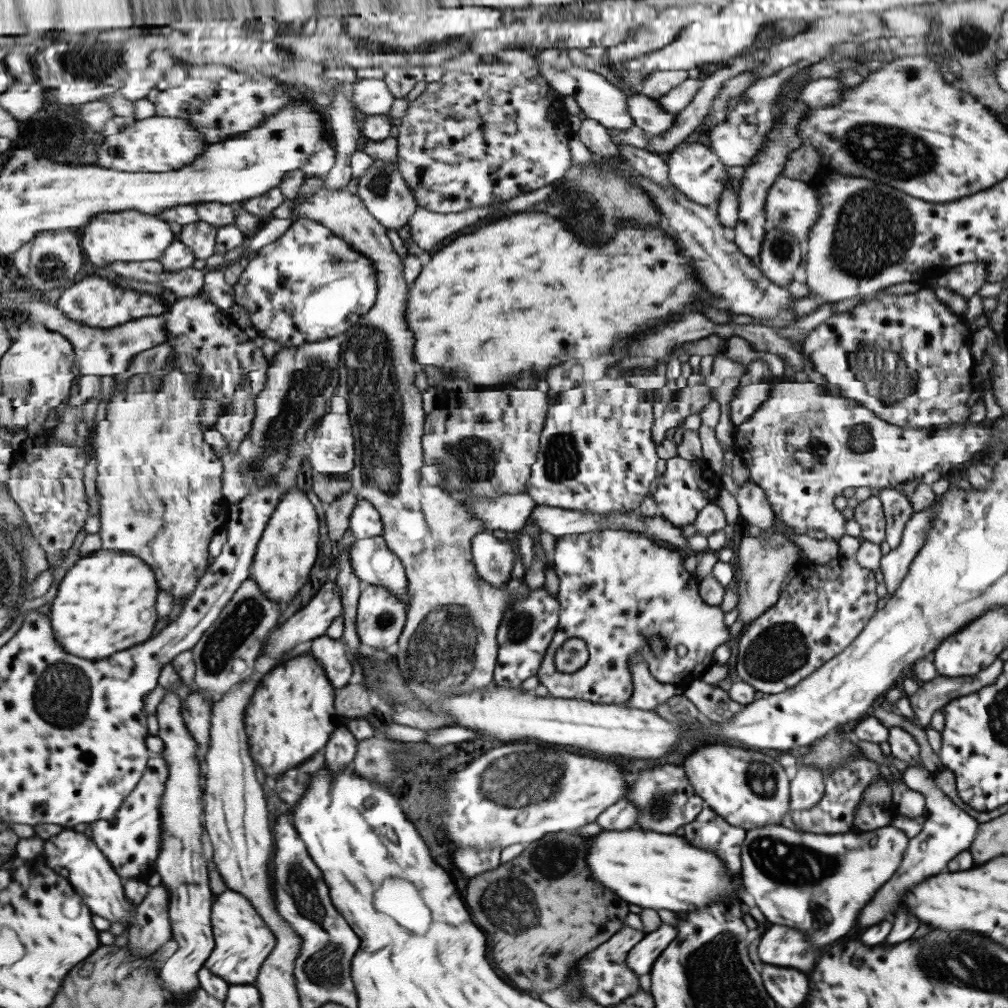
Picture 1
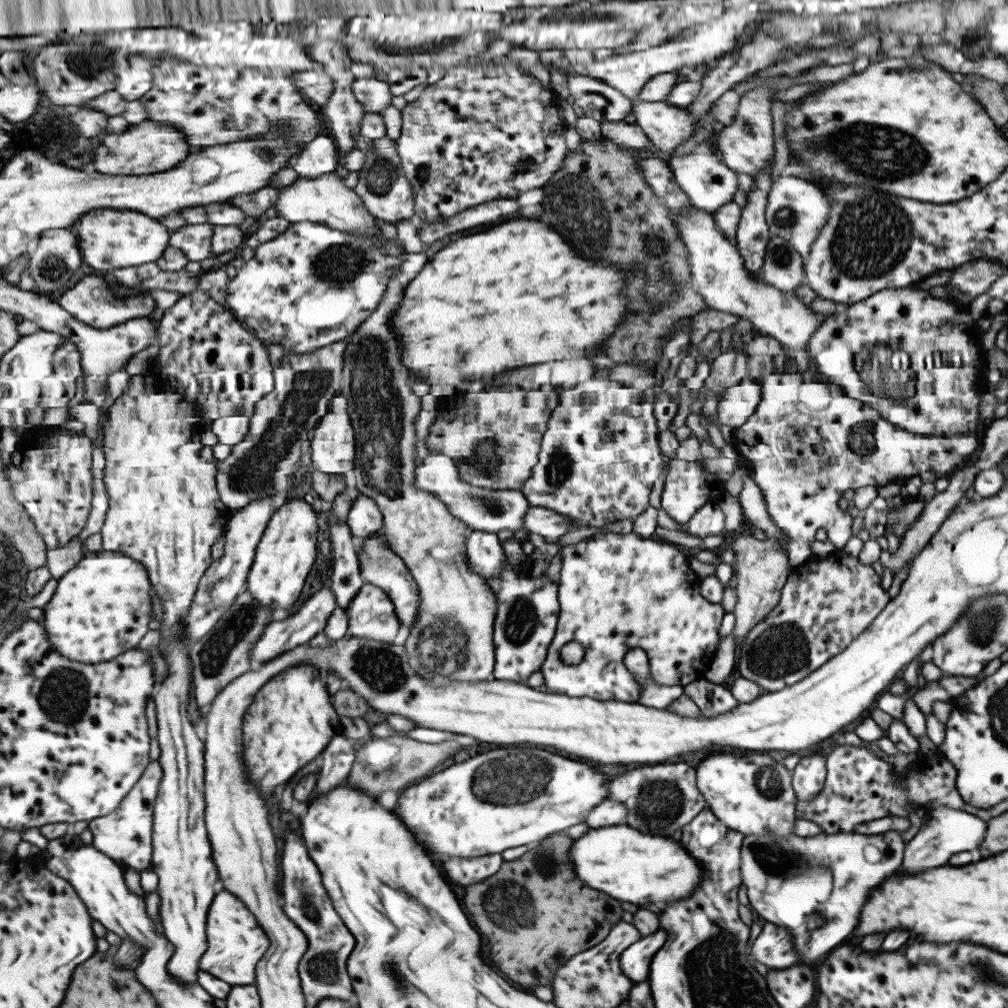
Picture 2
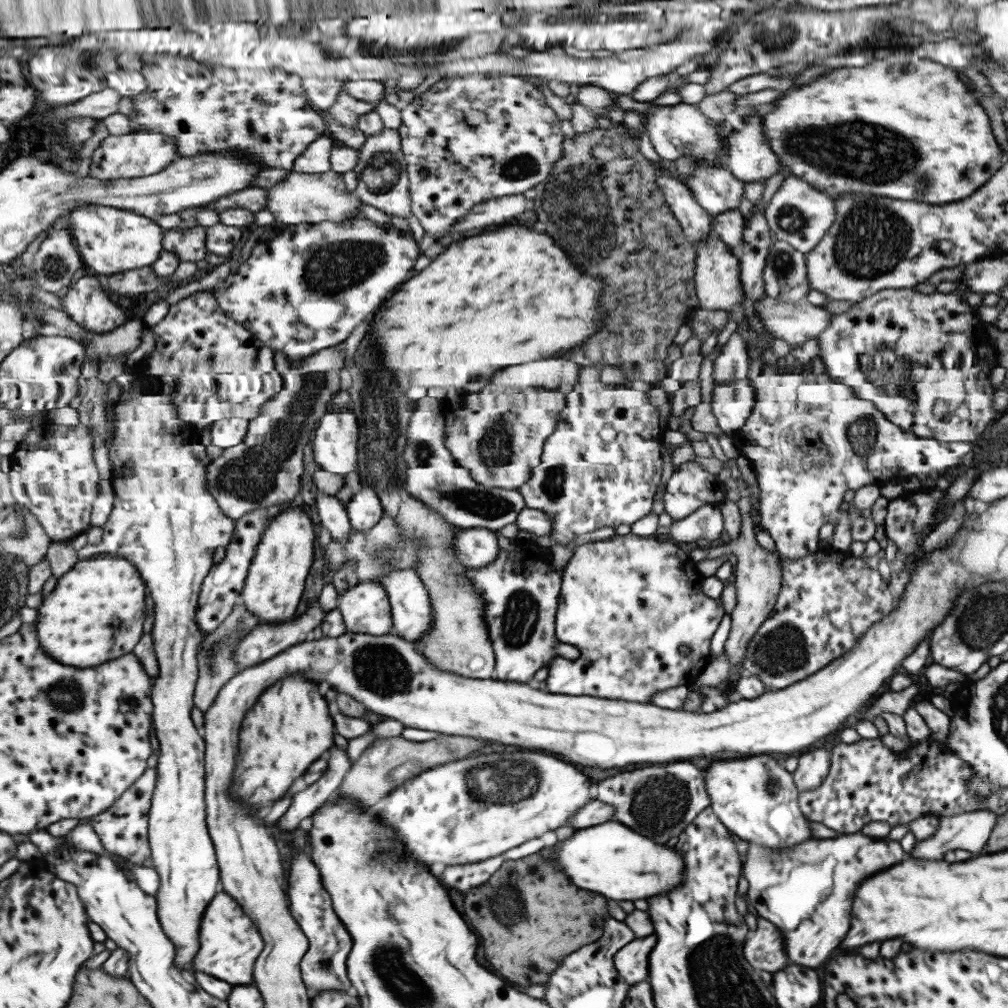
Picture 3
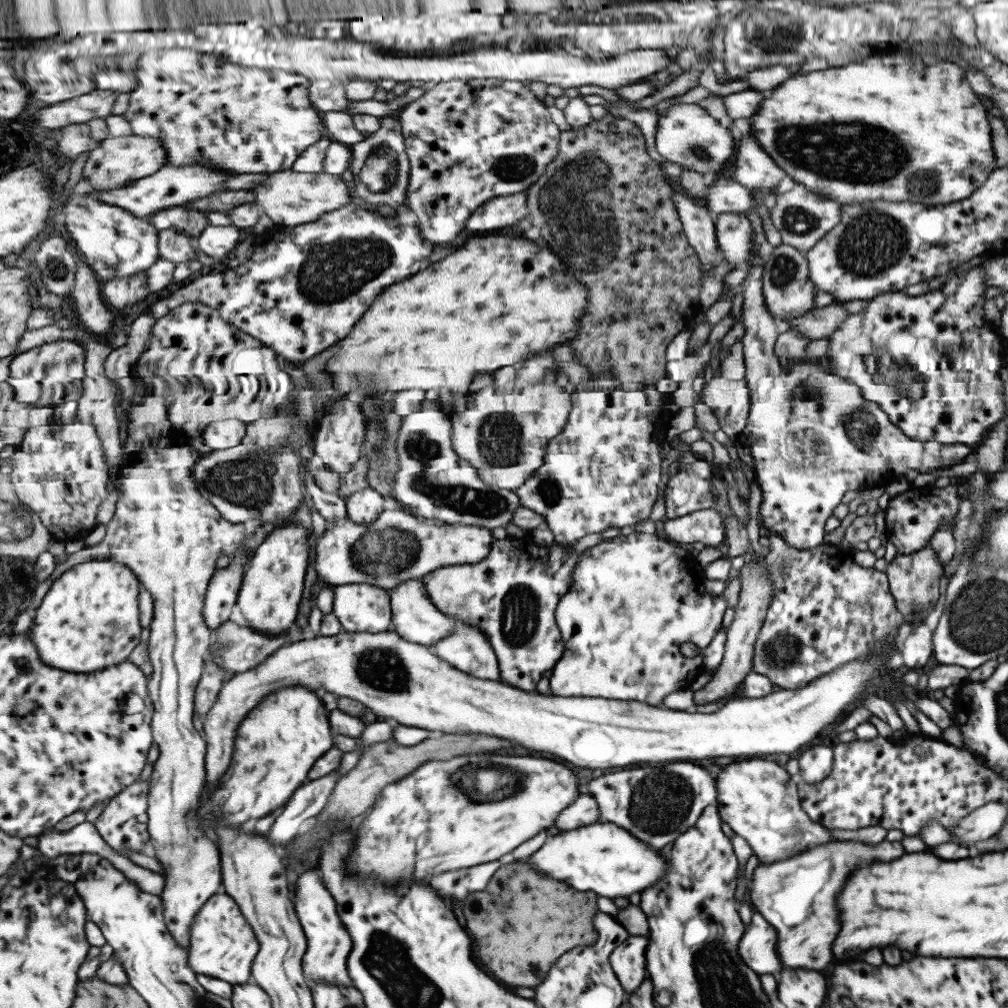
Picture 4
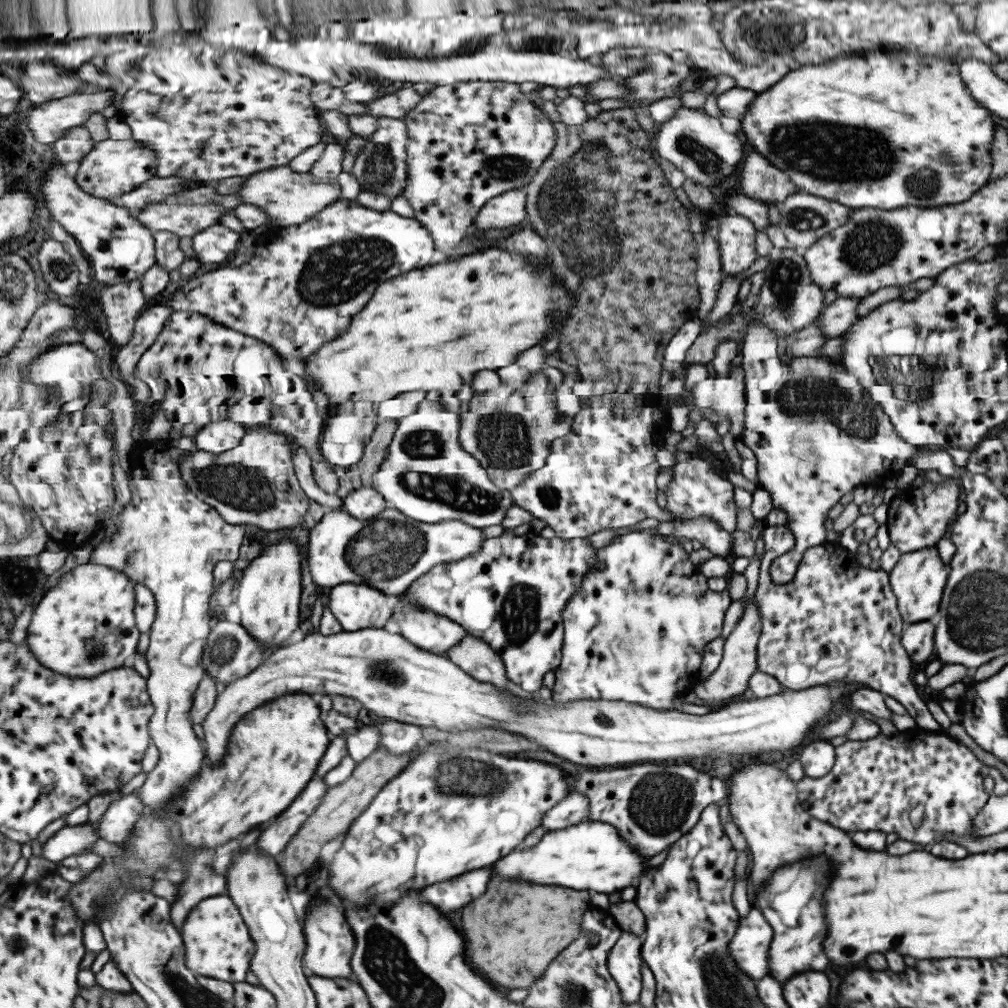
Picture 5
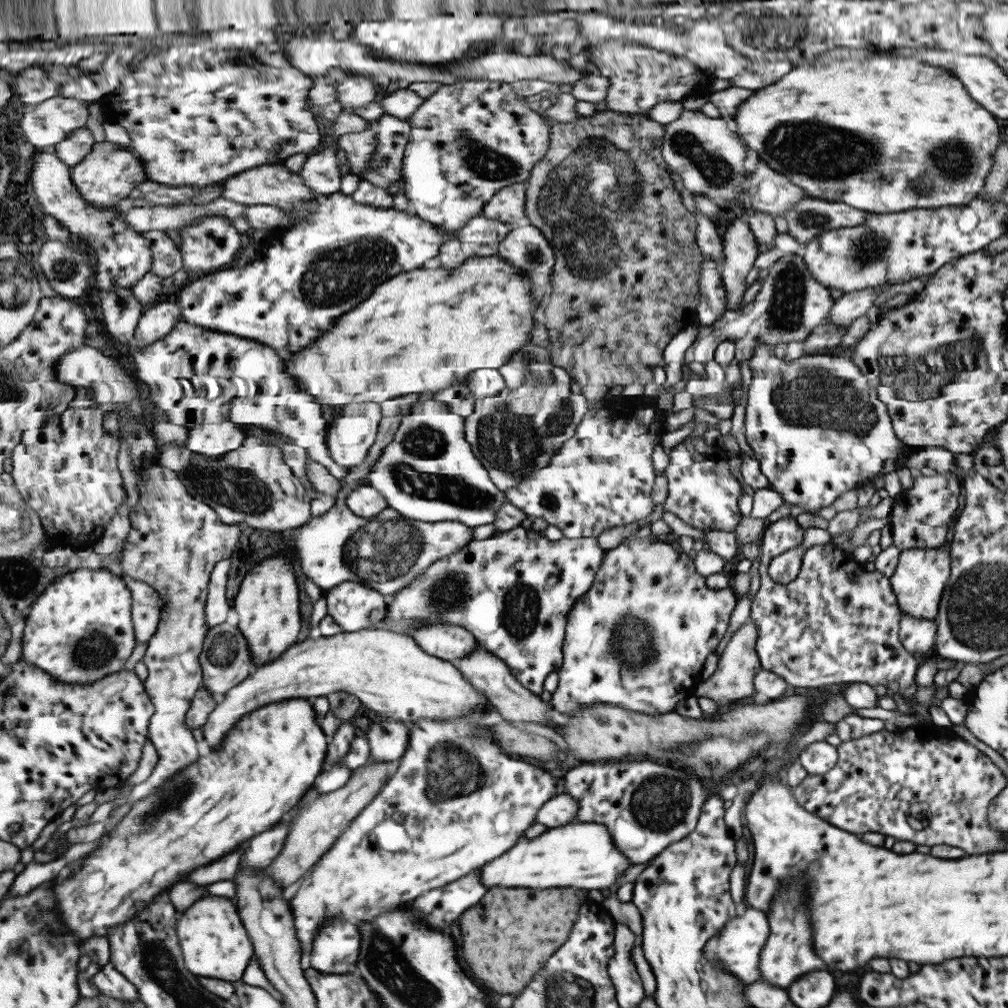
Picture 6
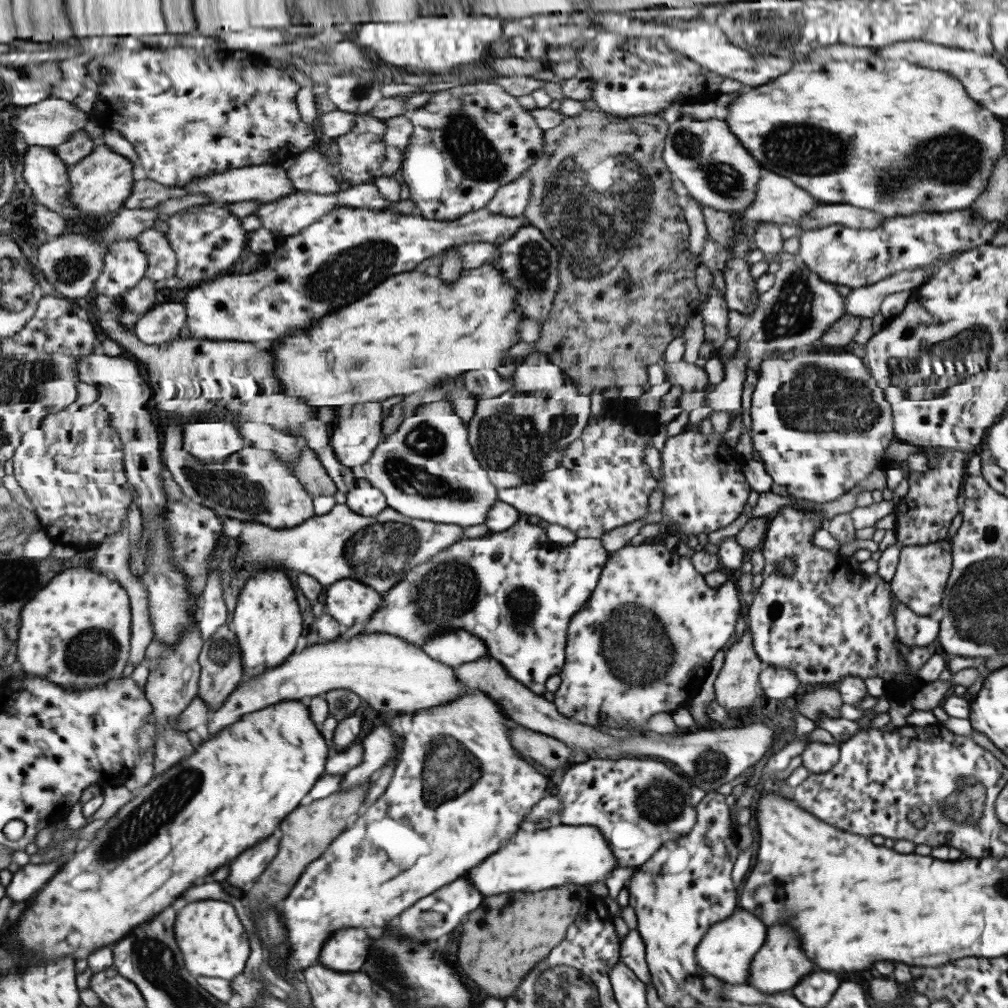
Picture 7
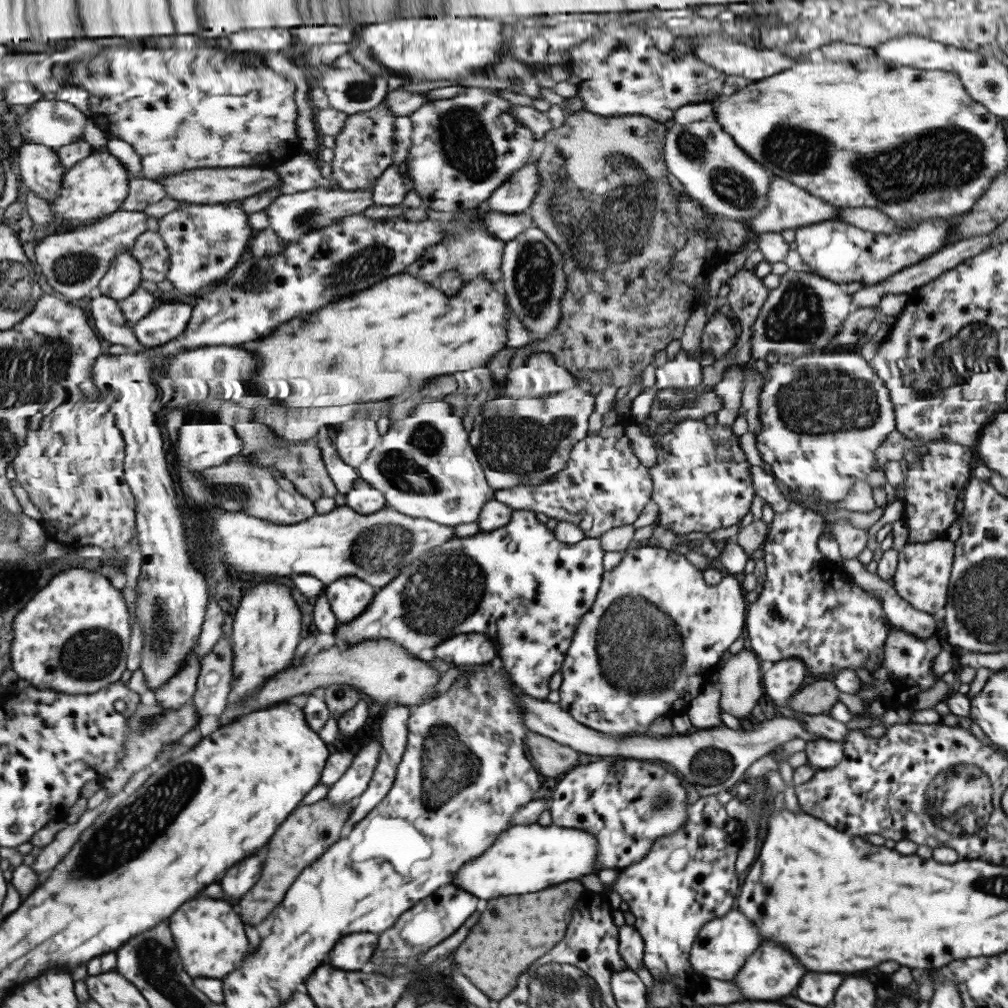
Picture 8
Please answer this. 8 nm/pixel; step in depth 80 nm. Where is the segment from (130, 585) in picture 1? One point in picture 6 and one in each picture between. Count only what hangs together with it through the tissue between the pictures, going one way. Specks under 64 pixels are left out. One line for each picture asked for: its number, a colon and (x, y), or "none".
2: (102, 608)
3: (96, 614)
4: (91, 619)
5: (87, 625)
6: (85, 605)

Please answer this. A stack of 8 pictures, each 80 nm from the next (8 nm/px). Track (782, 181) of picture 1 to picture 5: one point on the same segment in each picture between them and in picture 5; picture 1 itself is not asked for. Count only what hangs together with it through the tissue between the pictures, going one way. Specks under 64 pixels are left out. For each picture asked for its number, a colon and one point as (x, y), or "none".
2: (795, 210)
3: (798, 214)
4: (802, 218)
5: (803, 218)

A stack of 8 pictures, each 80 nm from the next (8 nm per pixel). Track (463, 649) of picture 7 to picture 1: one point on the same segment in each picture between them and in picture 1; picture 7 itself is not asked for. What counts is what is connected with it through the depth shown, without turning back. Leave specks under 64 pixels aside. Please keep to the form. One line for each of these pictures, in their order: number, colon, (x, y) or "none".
1: (371, 561)
2: (378, 565)
3: (411, 617)
4: (413, 617)
5: (434, 633)
6: (448, 642)

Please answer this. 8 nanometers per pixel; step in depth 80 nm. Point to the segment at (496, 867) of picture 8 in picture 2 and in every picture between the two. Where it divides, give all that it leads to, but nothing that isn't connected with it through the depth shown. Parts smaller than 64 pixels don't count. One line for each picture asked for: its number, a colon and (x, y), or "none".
2: (638, 868)
3: (608, 858)
4: (602, 857)
5: (590, 855)
6: (578, 854)
7: (560, 854)

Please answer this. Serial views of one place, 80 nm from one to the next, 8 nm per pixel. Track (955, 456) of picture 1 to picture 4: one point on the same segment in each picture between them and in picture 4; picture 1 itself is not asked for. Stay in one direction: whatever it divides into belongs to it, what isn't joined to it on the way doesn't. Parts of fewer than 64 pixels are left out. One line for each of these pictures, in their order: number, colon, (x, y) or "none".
2: (800, 444)
3: (803, 461)
4: (810, 435)

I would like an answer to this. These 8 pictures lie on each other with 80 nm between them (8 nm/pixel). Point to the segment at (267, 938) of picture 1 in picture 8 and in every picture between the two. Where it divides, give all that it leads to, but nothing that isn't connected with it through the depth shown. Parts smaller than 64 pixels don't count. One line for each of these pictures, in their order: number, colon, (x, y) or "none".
2: (238, 941)
3: (232, 943)
4: (224, 945)
5: (219, 944)
6: (216, 944)
7: (212, 937)
8: (211, 936)

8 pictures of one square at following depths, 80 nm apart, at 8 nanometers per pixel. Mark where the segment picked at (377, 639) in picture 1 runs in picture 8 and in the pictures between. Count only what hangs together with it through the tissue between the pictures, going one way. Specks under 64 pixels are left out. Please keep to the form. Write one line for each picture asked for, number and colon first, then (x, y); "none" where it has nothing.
2: (371, 614)
3: (364, 608)
4: (359, 607)
5: (357, 606)
6: (352, 606)
7: (347, 601)
8: (348, 597)

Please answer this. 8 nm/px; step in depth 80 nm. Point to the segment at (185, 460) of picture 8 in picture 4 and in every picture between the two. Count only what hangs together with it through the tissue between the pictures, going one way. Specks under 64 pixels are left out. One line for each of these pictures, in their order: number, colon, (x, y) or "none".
4: (224, 434)
5: (217, 437)
6: (211, 439)
7: (212, 441)

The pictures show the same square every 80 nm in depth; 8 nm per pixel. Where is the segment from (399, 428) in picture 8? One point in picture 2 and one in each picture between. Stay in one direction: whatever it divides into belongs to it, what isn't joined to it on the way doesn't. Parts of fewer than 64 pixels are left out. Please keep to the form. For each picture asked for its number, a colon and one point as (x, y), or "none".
2: (486, 510)
3: (432, 476)
4: (431, 481)
5: (425, 475)
6: (427, 473)
7: (425, 470)

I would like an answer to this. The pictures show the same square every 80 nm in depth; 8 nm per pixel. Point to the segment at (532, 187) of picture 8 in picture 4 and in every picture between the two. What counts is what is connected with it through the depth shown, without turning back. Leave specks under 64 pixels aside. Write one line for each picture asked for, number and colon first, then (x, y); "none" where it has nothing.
4: (499, 212)
5: (504, 210)
6: (507, 204)
7: (509, 200)

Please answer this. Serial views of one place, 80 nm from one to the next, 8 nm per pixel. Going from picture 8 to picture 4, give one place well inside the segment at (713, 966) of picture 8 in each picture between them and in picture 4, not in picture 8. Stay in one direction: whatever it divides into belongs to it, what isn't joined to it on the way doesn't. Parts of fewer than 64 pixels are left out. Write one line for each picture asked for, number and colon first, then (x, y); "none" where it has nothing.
4: (756, 947)
5: (748, 947)
6: (736, 947)
7: (724, 952)

